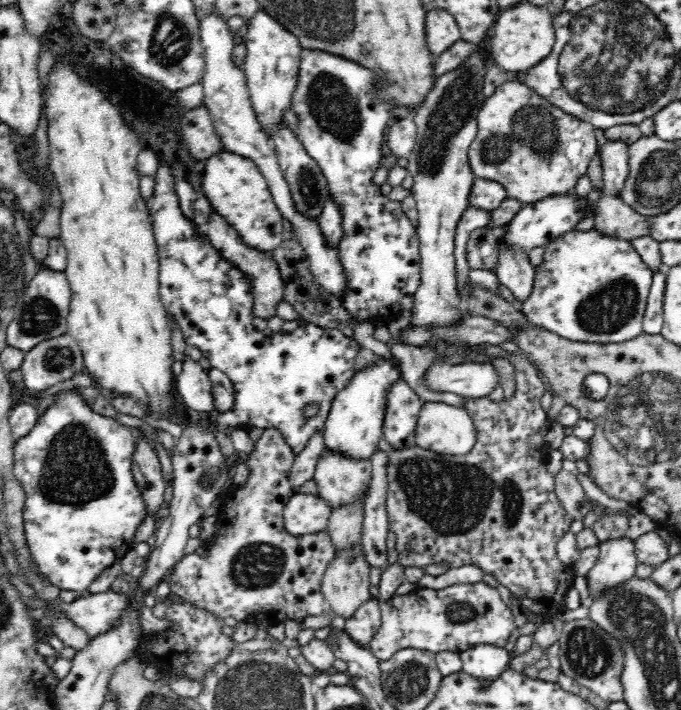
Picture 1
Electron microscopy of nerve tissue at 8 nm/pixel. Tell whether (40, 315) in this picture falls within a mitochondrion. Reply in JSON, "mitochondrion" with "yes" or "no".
{"mitochondrion":"yes"}

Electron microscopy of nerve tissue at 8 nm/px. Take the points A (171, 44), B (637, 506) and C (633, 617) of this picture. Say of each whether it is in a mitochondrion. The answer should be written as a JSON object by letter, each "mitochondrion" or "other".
{"A":"mitochondrion","B":"other","C":"mitochondrion"}

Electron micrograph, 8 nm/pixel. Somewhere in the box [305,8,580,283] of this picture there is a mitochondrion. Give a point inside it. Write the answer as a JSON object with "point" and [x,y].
{"point":[453,110]}

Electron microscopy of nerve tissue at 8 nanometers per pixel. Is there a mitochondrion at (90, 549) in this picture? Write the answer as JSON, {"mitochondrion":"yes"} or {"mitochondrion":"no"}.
{"mitochondrion":"no"}

